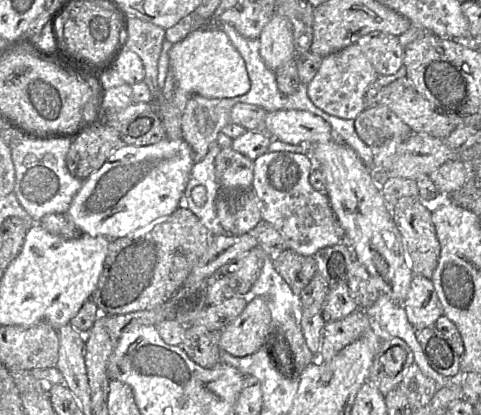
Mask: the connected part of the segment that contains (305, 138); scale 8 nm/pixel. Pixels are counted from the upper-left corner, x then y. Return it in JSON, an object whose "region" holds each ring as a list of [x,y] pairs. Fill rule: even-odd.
{"region":[[[303,110],[267,113],[265,130],[272,138],[289,144],[315,144],[334,139],[331,126],[323,118]]]}

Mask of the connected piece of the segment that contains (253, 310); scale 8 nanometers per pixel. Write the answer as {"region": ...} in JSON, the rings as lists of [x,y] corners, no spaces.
{"region":[[[255,297],[247,302],[241,314],[218,335],[221,350],[234,357],[245,357],[263,348],[272,320],[267,301]]]}

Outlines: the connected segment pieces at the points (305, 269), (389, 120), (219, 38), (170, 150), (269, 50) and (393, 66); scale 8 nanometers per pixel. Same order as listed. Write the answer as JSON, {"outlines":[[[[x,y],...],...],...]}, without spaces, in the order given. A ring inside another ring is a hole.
{"outlines":[[[[291,249],[273,256],[272,262],[276,271],[297,296],[317,273],[317,265],[313,257],[300,255]]],[[[380,104],[366,107],[353,121],[357,135],[371,148],[382,146],[394,137],[406,139],[412,134],[407,124]]],[[[212,26],[191,31],[169,48],[169,70],[180,88],[206,98],[227,98],[246,94],[251,81],[242,56],[221,29]]],[[[165,138],[147,146],[117,148],[105,164],[84,181],[66,215],[83,232],[96,237],[121,238],[171,215],[180,205],[193,167],[190,145],[183,139]]],[[[275,13],[258,38],[259,52],[268,68],[275,71],[285,62],[294,60],[296,52],[292,27],[281,13]]],[[[373,31],[362,36],[356,44],[361,48],[380,75],[395,74],[404,62],[404,47],[399,36]]]]}

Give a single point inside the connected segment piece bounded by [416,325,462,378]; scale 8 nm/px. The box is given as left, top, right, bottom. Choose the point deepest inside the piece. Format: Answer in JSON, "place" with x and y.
{"place":[439,353]}

